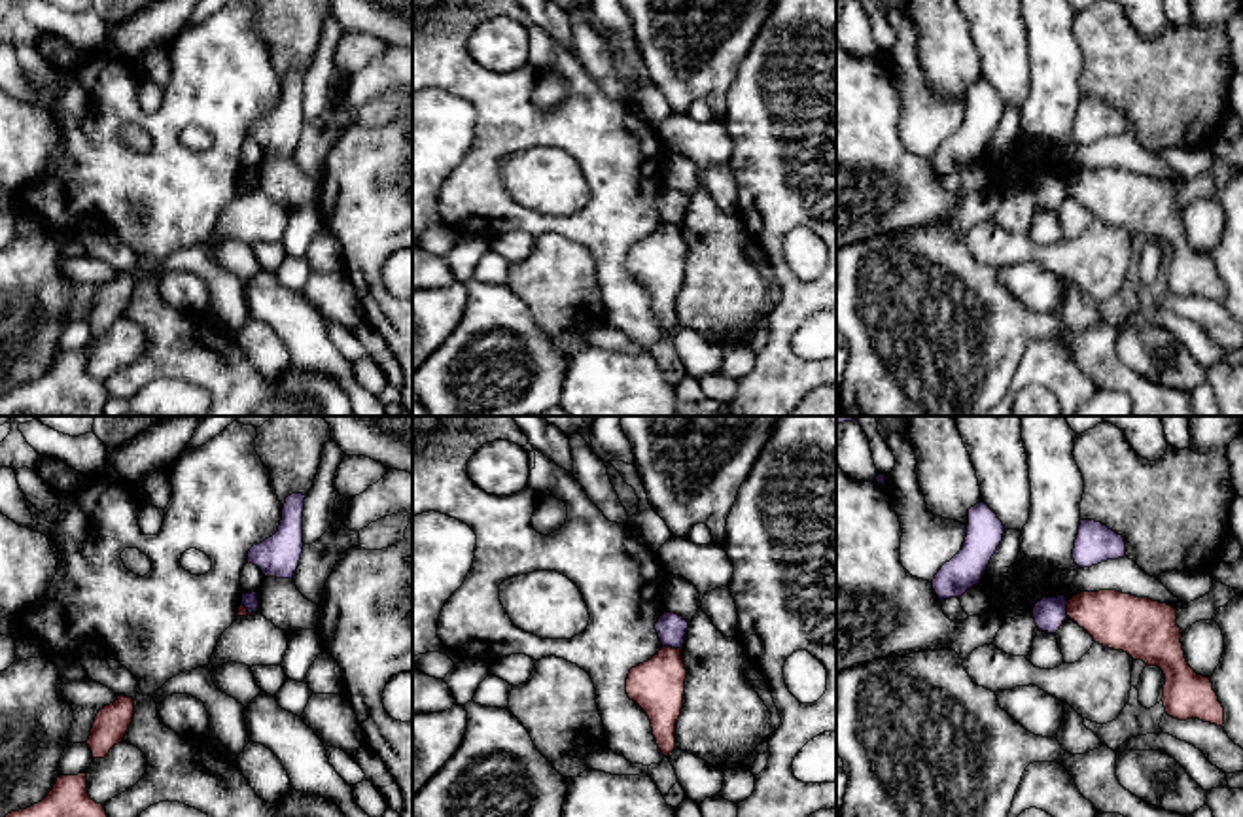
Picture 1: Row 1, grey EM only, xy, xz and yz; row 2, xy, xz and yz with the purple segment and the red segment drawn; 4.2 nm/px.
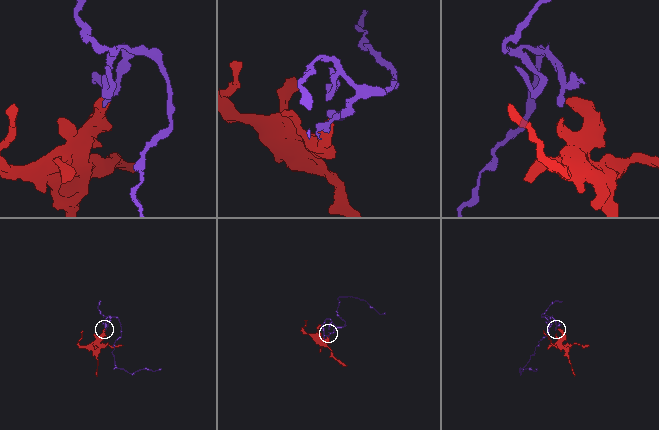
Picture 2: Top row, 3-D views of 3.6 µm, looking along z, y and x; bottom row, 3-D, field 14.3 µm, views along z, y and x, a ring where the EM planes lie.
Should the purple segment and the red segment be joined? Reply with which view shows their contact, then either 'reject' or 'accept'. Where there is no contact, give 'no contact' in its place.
meets purple in xz; reject

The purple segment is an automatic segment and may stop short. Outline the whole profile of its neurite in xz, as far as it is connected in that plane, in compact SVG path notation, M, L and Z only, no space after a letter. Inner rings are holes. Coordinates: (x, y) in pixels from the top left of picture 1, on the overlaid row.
M668 611L655 624L662 647L672 647L672 649L683 647L687 628L689 622L683 617Z

